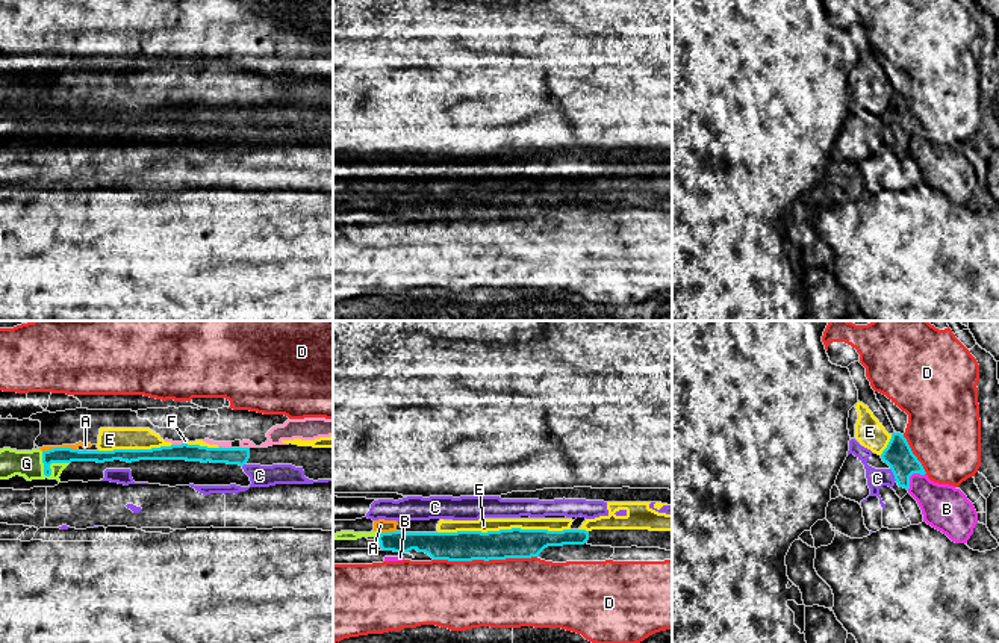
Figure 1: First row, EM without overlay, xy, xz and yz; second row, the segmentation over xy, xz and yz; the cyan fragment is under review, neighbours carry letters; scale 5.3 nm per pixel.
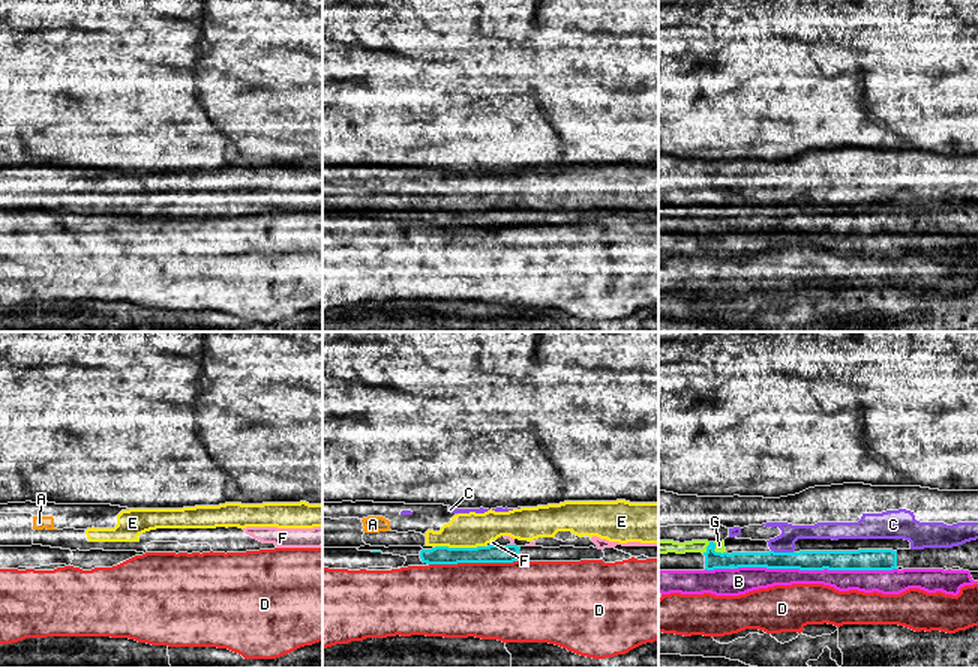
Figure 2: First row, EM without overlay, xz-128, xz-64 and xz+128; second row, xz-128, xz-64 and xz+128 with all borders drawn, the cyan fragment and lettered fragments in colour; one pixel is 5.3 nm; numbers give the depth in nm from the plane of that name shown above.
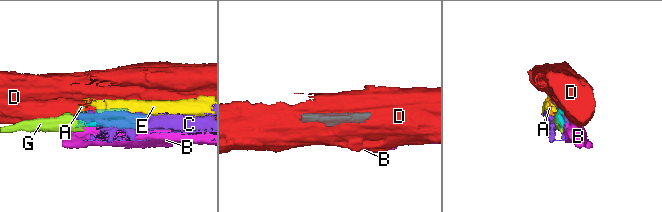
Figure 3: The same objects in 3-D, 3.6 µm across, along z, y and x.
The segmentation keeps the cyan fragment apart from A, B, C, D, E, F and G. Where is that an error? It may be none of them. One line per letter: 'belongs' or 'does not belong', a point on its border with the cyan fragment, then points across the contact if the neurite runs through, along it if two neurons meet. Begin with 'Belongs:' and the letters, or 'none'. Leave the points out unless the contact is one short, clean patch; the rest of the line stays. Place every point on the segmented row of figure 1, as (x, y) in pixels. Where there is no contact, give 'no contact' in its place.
Belongs: G
A: does not belong | xy (59, 448) | along xy (76, 448), (49, 448), (43, 451)
B: does not belong | yz (911, 474)
C: does not belong | yz (893, 474)
D: does not belong | xz (485, 560)
E: does not belong | xz (503, 530)
F: does not belong | xy (179, 445) | along xy (186, 442), (173, 445)
G: belongs | xy (50, 474) | across xy (56, 454), (50, 465), (50, 474), (26, 463)

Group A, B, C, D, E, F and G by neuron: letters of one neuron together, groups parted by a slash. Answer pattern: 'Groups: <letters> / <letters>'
Groups: A E F / B / C / D / G

